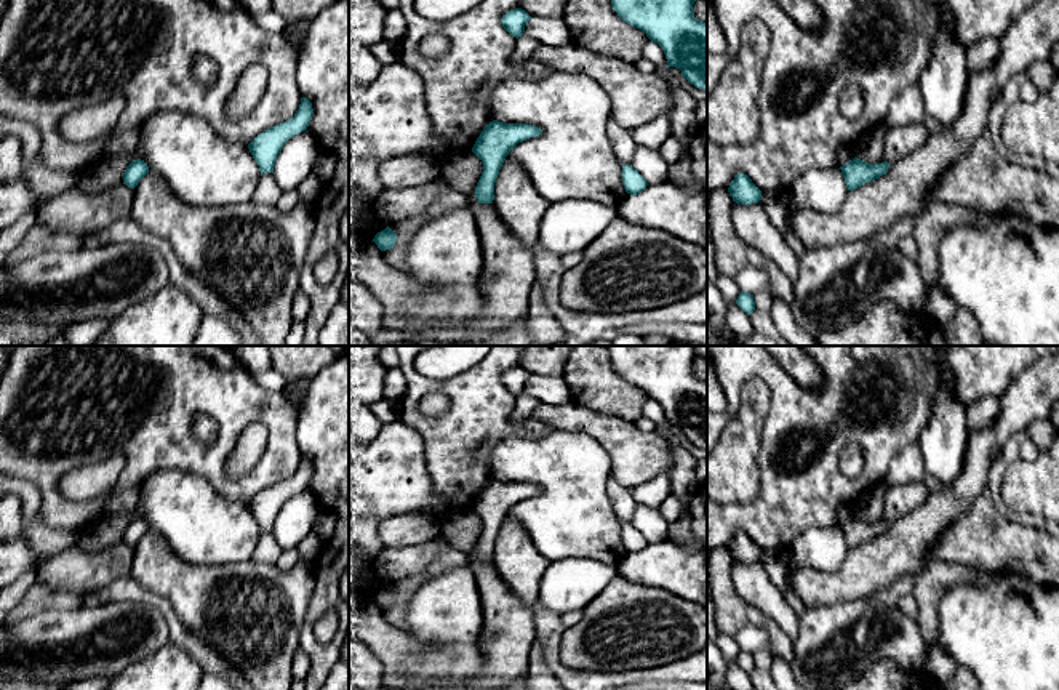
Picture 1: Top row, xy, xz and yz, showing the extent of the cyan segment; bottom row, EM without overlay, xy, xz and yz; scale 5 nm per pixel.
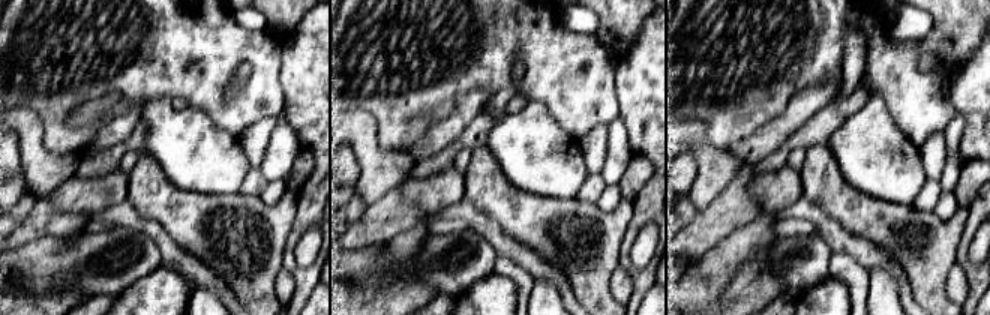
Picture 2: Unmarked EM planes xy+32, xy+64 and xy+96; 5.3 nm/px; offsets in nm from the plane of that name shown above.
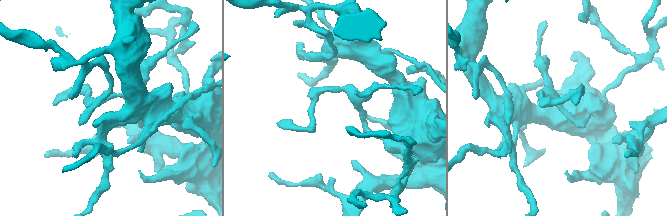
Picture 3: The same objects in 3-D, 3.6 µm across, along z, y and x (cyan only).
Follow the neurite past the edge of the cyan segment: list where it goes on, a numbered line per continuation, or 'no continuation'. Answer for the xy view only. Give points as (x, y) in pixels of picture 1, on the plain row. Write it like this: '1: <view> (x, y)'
no continuation

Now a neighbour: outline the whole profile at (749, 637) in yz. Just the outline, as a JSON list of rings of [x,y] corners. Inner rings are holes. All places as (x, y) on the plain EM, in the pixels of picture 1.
[[[744,626],[734,634],[741,650],[755,653],[758,648],[768,645],[768,634],[757,626]]]

